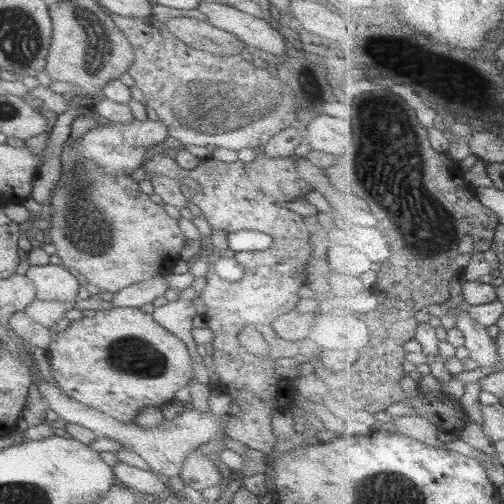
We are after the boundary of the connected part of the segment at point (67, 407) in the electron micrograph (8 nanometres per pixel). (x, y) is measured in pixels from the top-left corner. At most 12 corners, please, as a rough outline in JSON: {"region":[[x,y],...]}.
{"region":[[35,377],[59,419],[119,441],[152,471],[182,462],[225,431],[210,410],[185,409],[143,429],[77,402]]}

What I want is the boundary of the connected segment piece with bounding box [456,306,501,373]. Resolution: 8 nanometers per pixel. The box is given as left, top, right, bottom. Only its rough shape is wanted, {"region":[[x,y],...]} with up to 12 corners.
{"region":[[469,308],[459,309],[456,327],[463,331],[471,359],[500,370],[498,343]]}

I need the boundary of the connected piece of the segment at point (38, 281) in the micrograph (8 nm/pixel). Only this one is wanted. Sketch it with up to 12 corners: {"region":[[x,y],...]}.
{"region":[[29,265],[39,300],[78,298],[82,280],[62,265]]}

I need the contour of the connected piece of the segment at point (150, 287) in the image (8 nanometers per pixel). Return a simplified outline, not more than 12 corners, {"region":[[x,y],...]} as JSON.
{"region":[[164,276],[114,293],[115,307],[138,308],[168,289]]}

